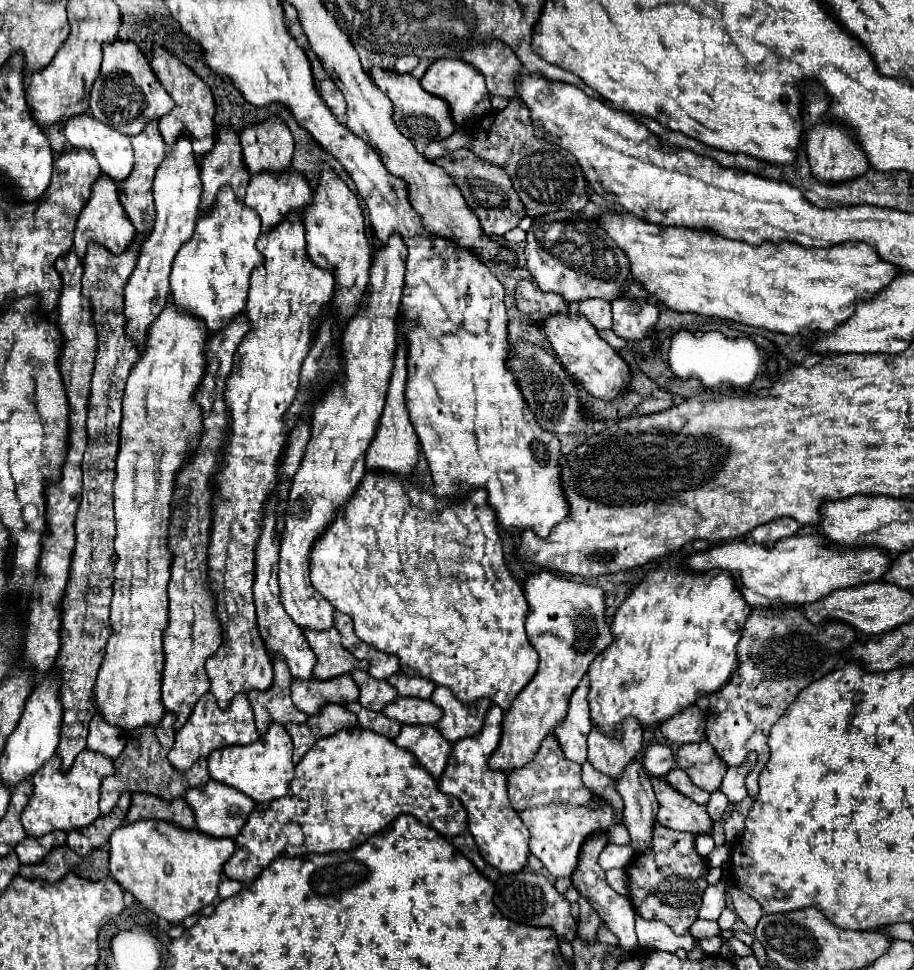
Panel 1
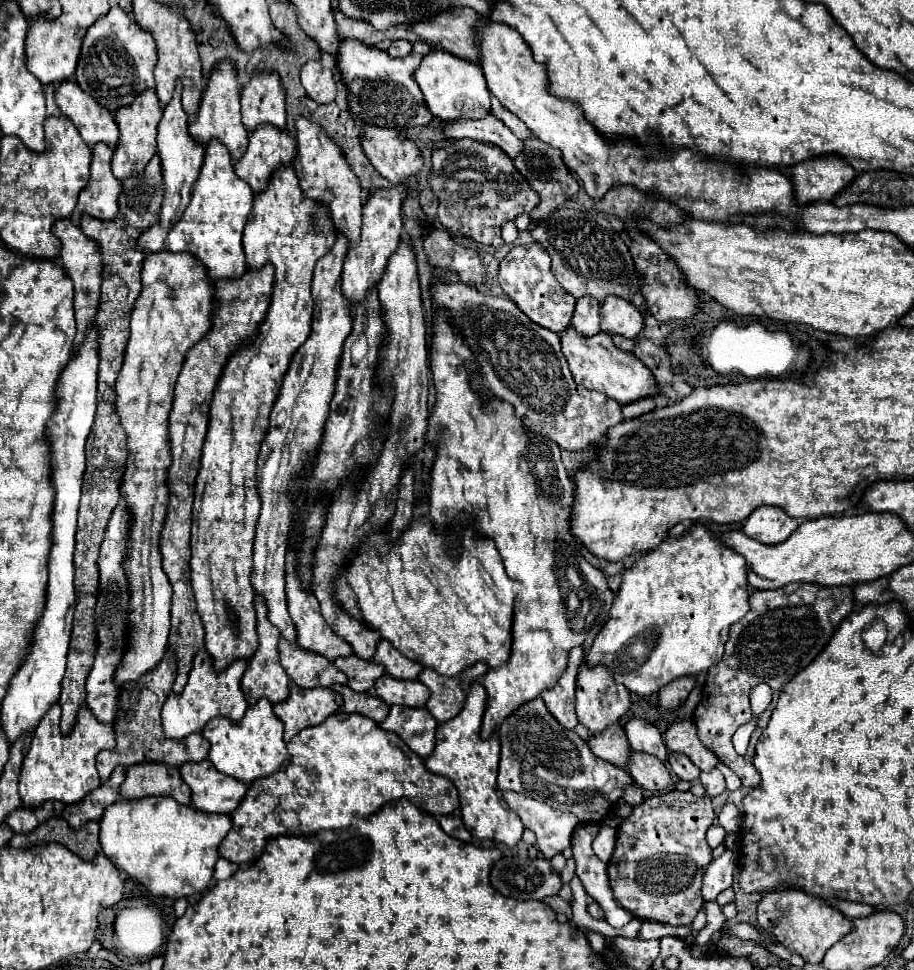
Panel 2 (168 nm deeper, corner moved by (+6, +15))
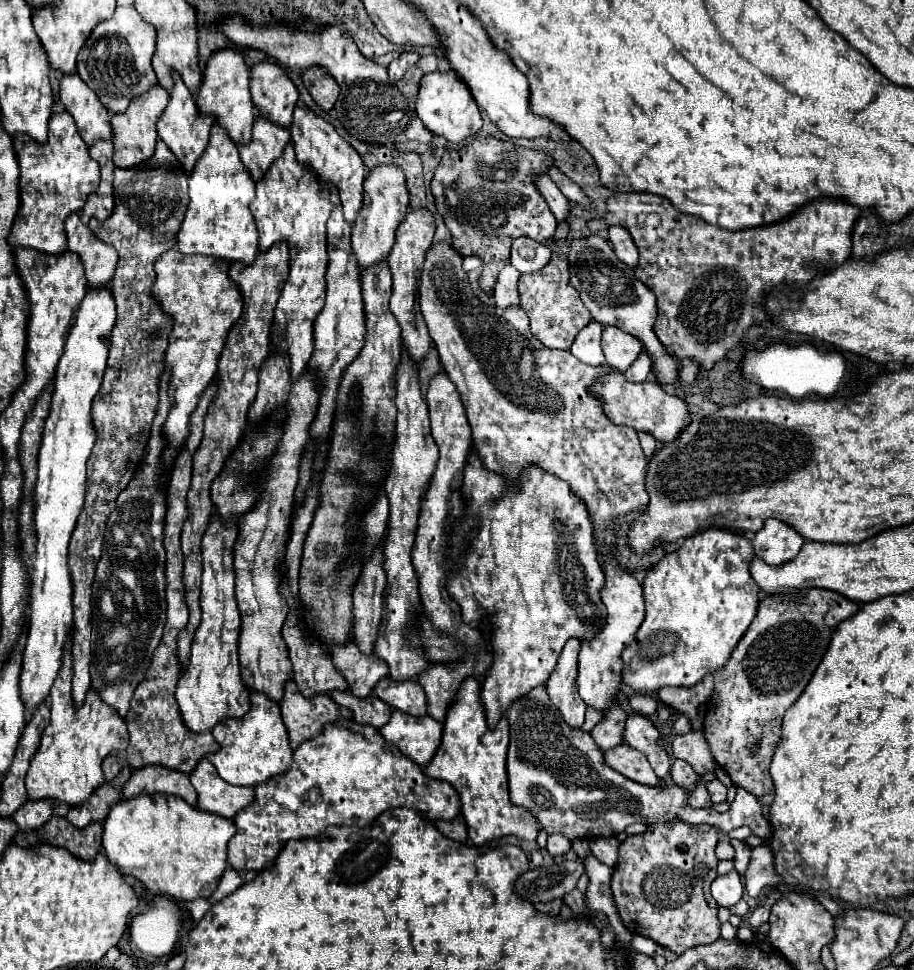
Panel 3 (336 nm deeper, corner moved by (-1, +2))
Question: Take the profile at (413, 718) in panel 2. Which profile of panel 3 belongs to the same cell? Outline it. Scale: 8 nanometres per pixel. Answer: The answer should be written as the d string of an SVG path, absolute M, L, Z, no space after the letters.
M394 711L390 721L380 729L382 737L398 747L406 757L424 767L430 757L434 757L440 739L442 723L432 721L432 717L414 717L402 711Z

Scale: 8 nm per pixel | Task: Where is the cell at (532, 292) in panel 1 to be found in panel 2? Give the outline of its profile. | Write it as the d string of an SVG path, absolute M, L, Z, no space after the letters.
M519 244L509 250L509 254L501 260L499 266L499 284L507 298L515 302L515 306L527 314L535 324L551 330L551 332L565 332L571 322L575 298L561 288L561 284L551 274L551 260L541 244Z

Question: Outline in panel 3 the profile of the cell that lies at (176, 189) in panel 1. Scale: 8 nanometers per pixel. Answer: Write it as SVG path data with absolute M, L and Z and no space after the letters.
M174 71L172 77L174 77L174 89L170 93L170 101L168 101L166 109L162 111L162 115L158 119L158 135L176 153L176 157L184 165L184 171L190 175L190 171L194 169L196 159L200 157L200 153L204 153L204 149L208 145L208 133L210 133L212 123L214 123L214 117L212 115L202 115L198 111L196 101L192 97L192 93L188 91L188 87L184 85L178 71Z

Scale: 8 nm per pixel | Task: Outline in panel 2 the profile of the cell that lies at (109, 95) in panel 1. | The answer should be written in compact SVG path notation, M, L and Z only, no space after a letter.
M113 6L87 30L75 78L83 92L91 94L103 108L115 114L119 108L133 104L145 90L155 88L155 66L157 50L153 38L149 38L147 32L141 32L141 26L131 20L123 8Z

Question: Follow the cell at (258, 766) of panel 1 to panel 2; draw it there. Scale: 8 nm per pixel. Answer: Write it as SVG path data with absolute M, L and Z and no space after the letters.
M261 700L255 706L251 706L239 722L213 718L203 728L203 736L211 744L209 760L213 762L213 766L219 772L233 776L245 784L253 782L255 778L271 776L289 756L283 742L283 724L281 720L277 720L277 716L273 716L273 706L269 700Z

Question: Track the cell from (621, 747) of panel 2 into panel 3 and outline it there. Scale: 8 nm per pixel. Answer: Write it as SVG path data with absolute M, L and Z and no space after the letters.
M612 705L608 709L608 713L604 713L604 717L590 731L590 735L594 737L594 741L598 743L598 747L602 751L606 751L610 747L616 747L616 743L622 743L624 721L626 721L624 709L620 705Z

